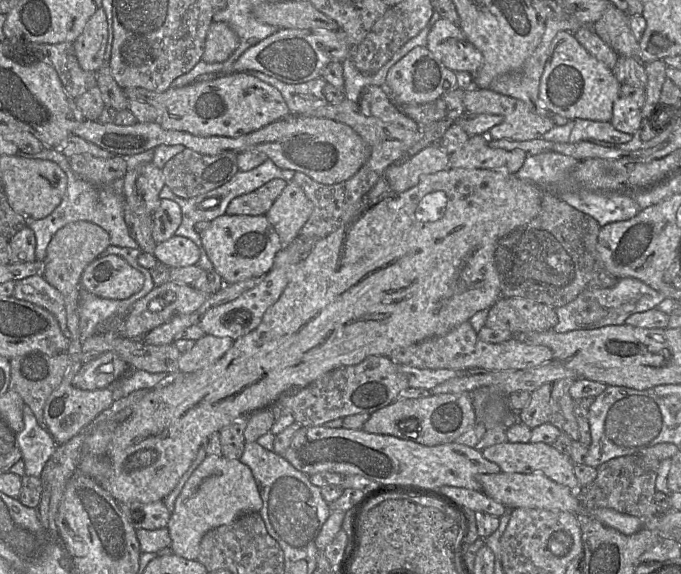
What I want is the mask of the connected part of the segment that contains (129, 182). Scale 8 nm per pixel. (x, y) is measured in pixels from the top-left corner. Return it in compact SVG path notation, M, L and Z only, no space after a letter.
M152 162L140 164L126 172L123 183L125 205L137 214L153 215L160 205L160 191L165 186L162 169Z

